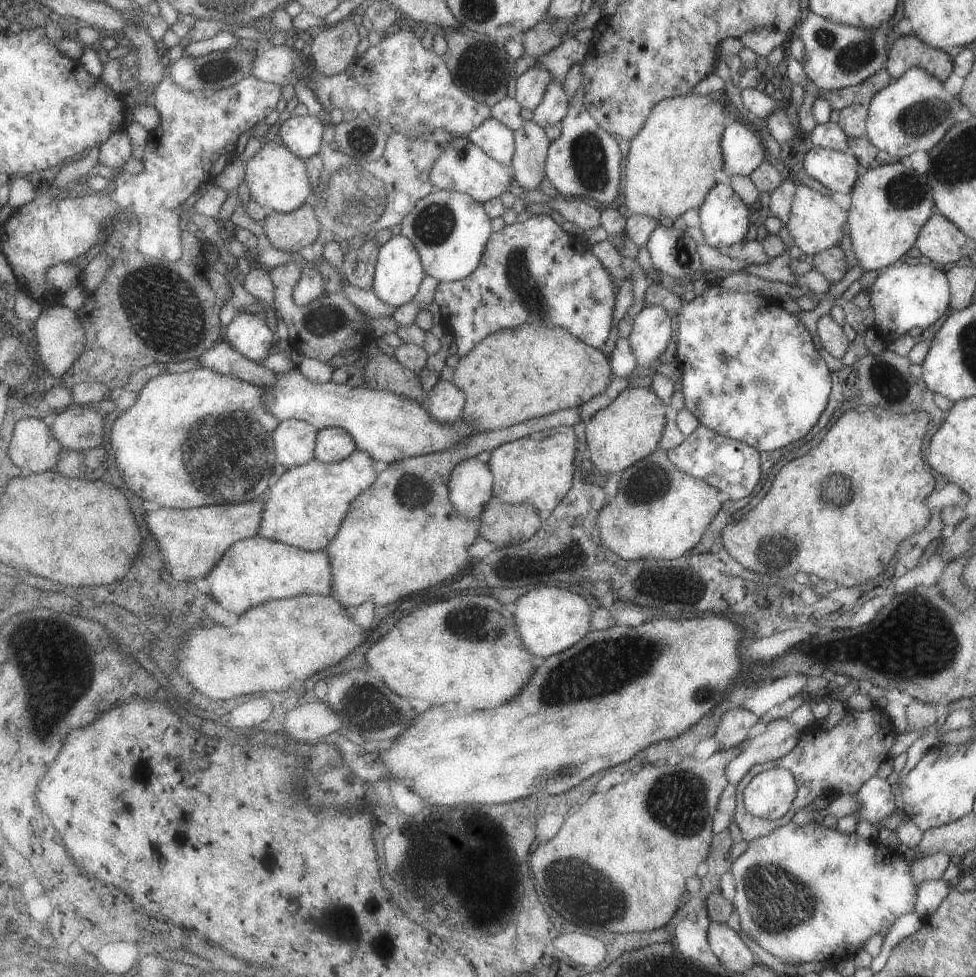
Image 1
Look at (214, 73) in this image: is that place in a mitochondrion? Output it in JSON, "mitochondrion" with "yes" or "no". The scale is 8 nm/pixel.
{"mitochondrion":"yes"}

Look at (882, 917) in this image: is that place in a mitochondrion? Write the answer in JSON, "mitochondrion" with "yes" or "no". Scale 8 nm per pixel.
{"mitochondrion":"no"}

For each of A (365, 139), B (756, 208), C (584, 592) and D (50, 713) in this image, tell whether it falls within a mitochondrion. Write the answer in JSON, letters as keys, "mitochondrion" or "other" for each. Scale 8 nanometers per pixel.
{"A":"mitochondrion","B":"other","C":"other","D":"mitochondrion"}

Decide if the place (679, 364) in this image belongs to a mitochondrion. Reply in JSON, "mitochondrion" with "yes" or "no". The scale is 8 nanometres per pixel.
{"mitochondrion":"no"}

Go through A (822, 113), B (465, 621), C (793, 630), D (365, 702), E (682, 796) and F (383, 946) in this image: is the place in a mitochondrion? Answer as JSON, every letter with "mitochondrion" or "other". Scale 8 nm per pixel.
{"A":"other","B":"mitochondrion","C":"other","D":"mitochondrion","E":"mitochondrion","F":"other"}

